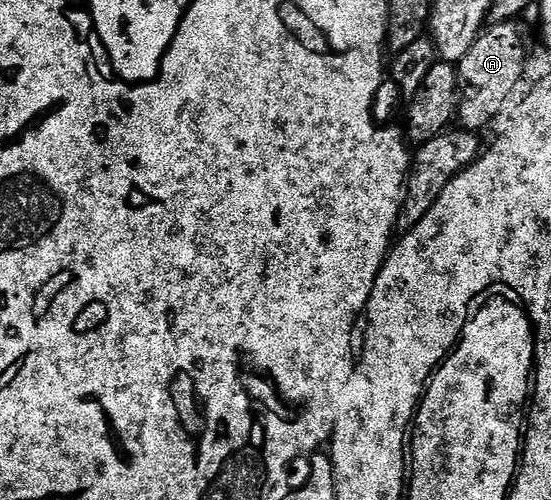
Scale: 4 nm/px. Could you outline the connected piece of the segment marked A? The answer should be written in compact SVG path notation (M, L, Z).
M518 21L488 25L473 48L465 52L465 56L458 62L461 97L457 118L462 129L483 132L514 96L527 70L527 42L523 39L523 30L519 25Z

